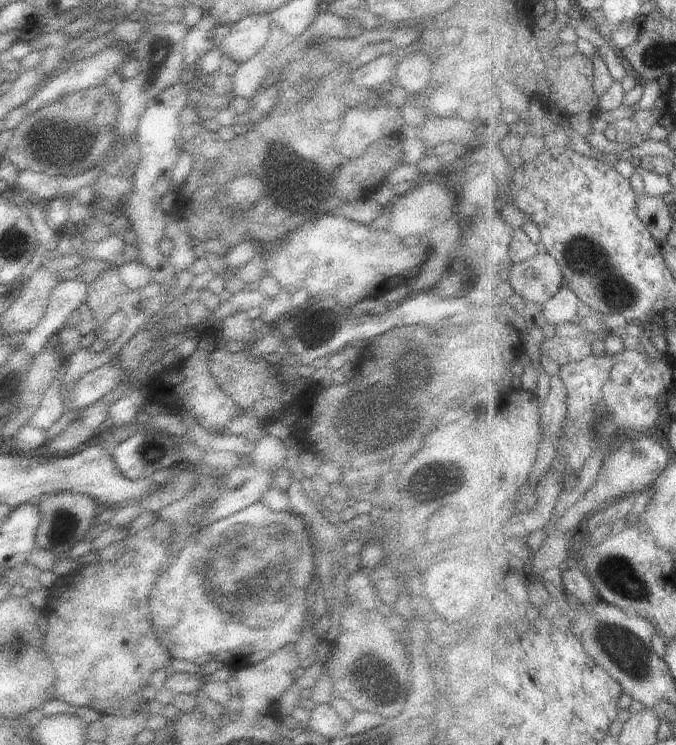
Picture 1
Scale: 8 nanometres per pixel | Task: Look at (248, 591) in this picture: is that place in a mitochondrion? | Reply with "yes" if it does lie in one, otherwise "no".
no

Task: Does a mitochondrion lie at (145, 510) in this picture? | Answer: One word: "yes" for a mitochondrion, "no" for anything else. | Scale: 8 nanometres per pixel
no

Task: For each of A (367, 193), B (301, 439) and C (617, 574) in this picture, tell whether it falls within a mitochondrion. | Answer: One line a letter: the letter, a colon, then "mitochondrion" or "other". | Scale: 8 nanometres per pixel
A: other
B: other
C: mitochondrion

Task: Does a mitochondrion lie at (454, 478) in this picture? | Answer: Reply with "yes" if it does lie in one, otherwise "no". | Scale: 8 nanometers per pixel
yes

